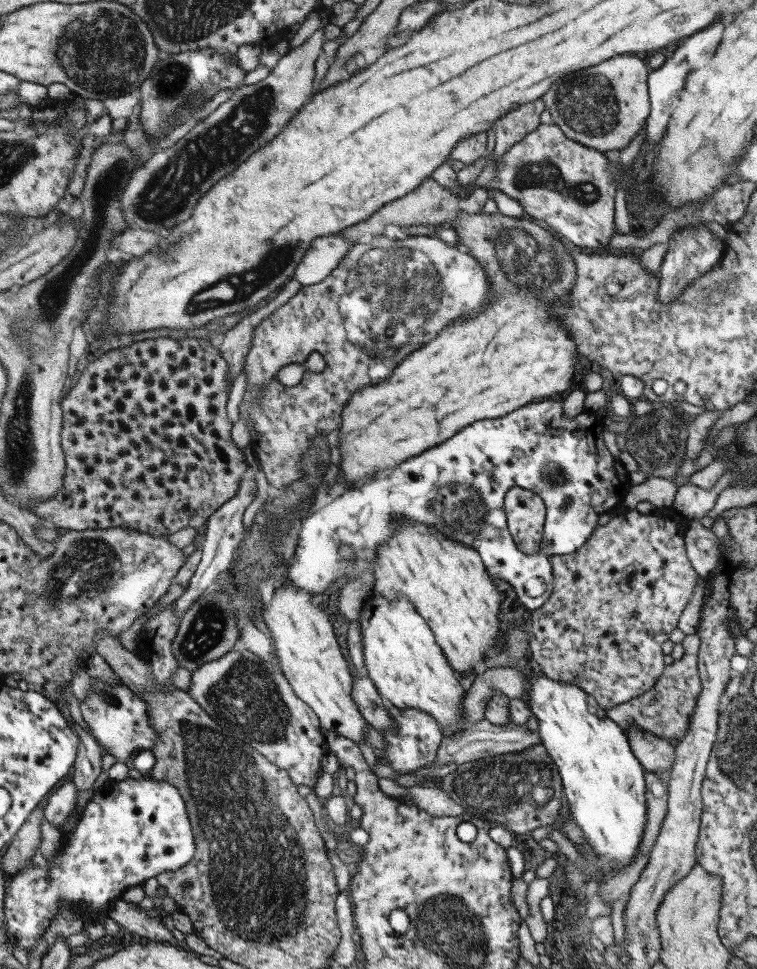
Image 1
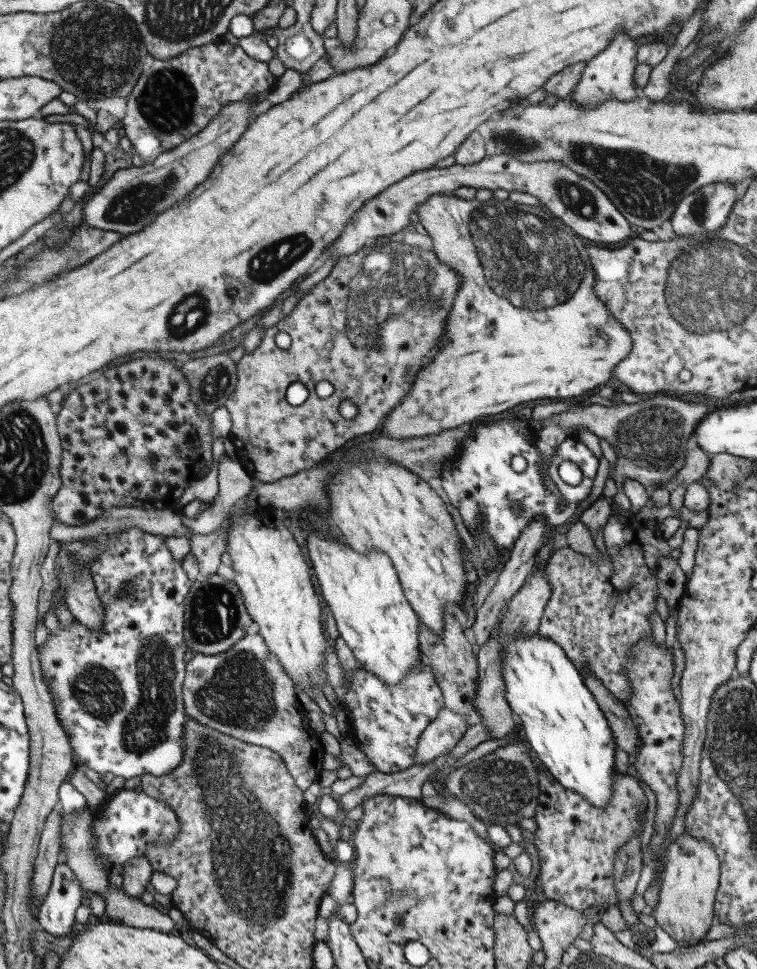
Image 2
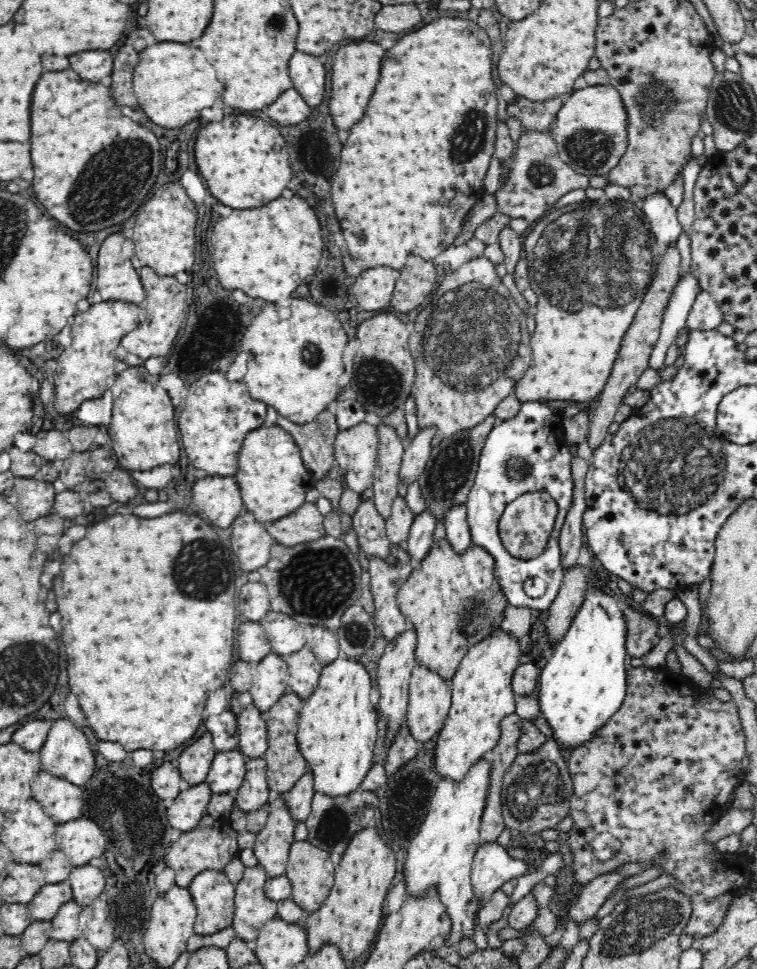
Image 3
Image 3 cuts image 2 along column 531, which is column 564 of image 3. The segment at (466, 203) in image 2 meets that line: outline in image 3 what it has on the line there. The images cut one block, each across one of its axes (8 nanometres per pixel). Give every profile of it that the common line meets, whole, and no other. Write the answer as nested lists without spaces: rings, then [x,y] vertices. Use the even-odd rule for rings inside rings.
[[[585,198],[583,202],[563,205],[558,209],[552,209],[546,213],[538,223],[534,225],[532,231],[524,239],[525,259],[528,261],[529,282],[533,291],[537,294],[538,300],[535,304],[535,330],[531,335],[532,362],[524,376],[515,384],[515,393],[522,403],[546,402],[546,400],[573,400],[578,405],[585,405],[594,402],[596,396],[602,392],[602,388],[610,376],[612,364],[617,359],[617,354],[624,340],[624,335],[633,323],[637,310],[641,305],[643,296],[648,291],[652,278],[656,275],[656,265],[660,260],[660,252],[657,247],[655,236],[652,234],[648,218],[644,215],[639,204],[634,204],[626,200],[609,200],[600,198],[590,200]]]

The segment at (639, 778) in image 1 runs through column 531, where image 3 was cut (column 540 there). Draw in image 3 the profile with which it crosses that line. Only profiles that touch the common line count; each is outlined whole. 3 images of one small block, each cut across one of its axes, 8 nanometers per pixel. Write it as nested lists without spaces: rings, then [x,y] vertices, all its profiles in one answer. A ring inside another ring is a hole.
[[[596,575],[562,641],[540,672],[537,700],[552,728],[552,739],[566,750],[590,740],[619,710],[627,696],[627,625],[614,593]]]

